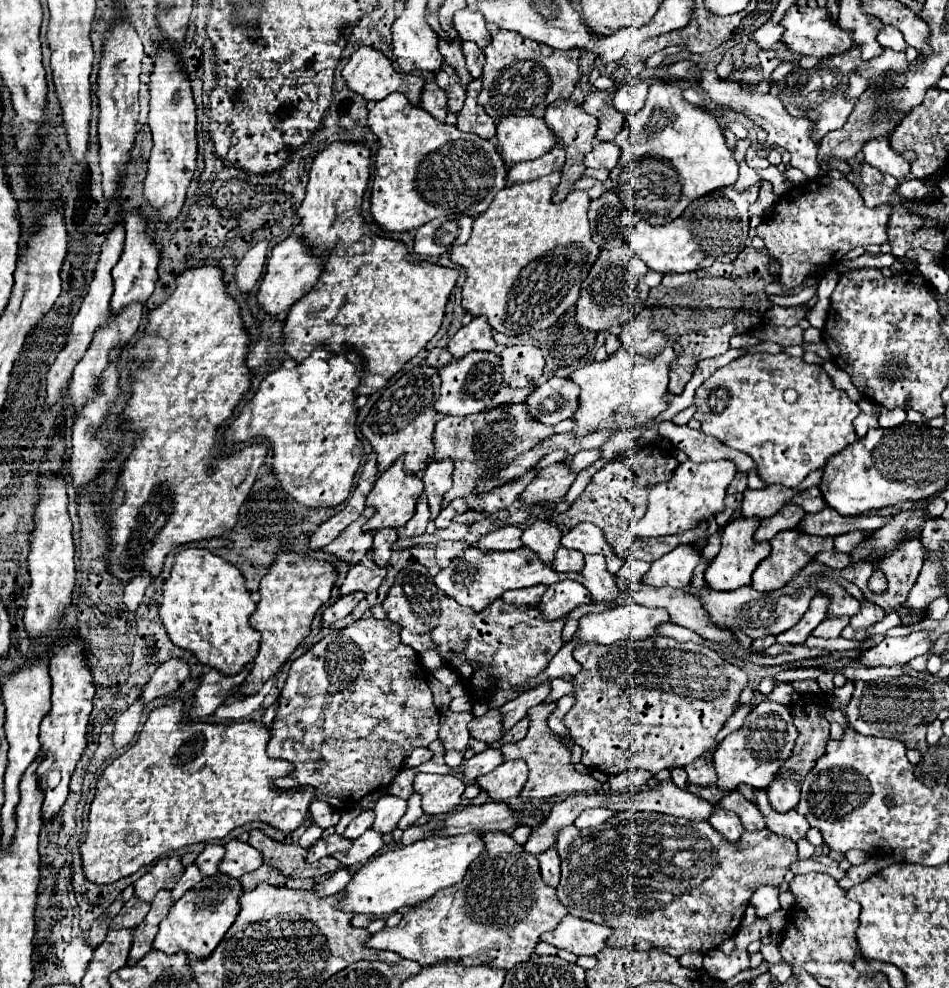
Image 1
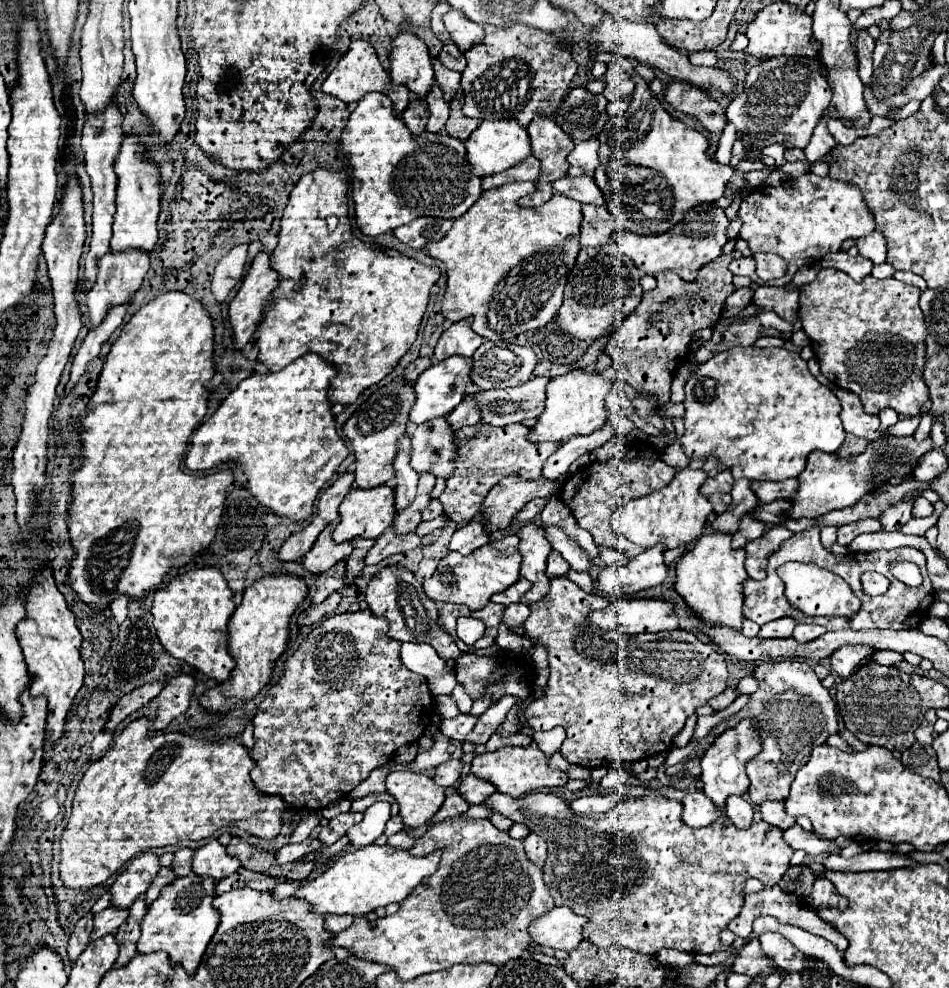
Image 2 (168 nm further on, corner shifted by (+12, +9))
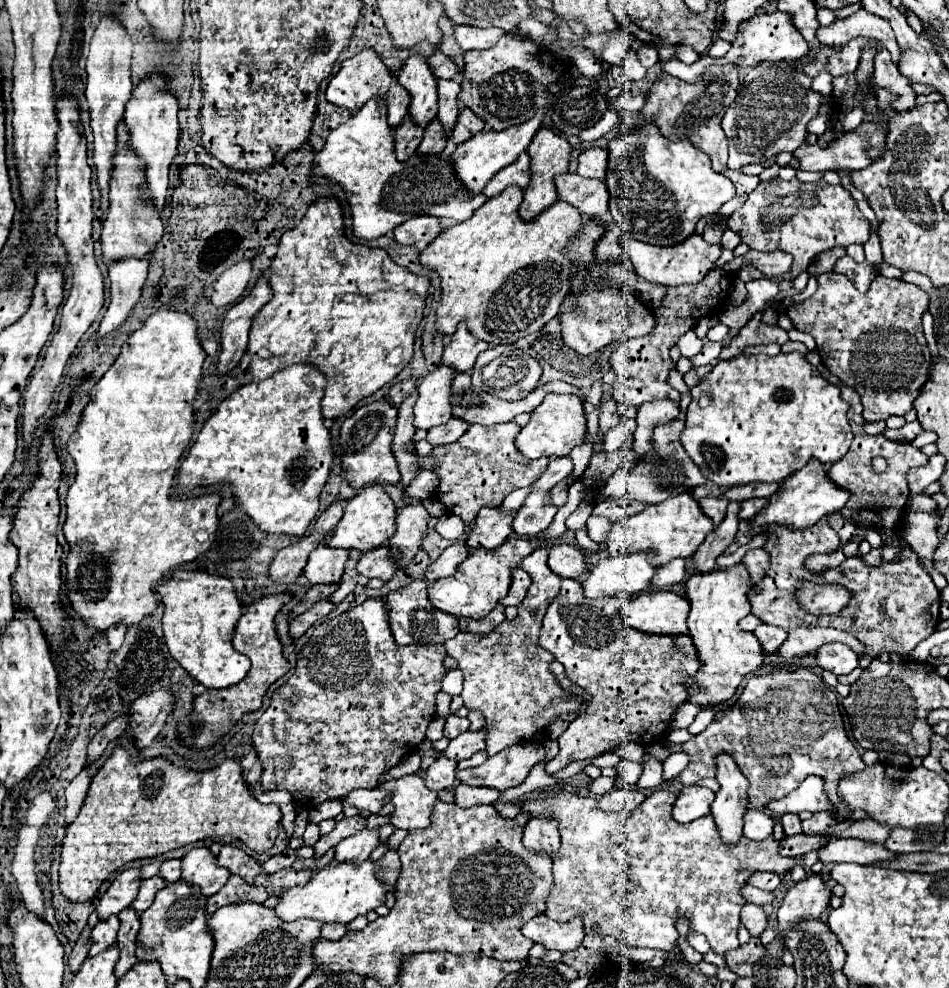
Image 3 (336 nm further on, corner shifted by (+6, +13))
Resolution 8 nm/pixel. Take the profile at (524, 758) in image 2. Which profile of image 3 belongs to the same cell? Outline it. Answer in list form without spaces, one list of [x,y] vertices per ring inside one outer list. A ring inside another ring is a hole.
[[[514,744],[496,756],[490,756],[484,764],[468,770],[458,770],[456,778],[472,788],[496,788],[500,792],[520,786],[528,772],[544,760],[542,746]]]

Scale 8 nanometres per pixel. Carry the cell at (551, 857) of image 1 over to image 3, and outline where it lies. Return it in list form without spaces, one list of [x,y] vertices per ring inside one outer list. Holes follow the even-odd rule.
[[[532,816],[524,826],[522,842],[530,850],[544,850],[544,852],[552,854],[554,850],[558,850],[558,844],[560,844],[558,820],[556,818]]]

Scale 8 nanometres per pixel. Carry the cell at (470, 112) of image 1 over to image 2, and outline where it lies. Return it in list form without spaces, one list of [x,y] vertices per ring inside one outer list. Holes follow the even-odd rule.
[[[458,92],[452,102],[450,102],[450,118],[446,122],[446,132],[450,136],[456,136],[460,140],[468,140],[468,136],[476,130],[480,120],[468,118],[462,114],[462,104],[464,104],[464,92]]]

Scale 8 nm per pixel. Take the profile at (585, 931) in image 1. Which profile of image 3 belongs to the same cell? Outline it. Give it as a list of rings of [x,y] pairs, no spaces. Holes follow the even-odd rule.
[[[538,914],[528,920],[520,932],[536,944],[542,944],[546,950],[568,952],[582,944],[584,926],[582,916],[576,916],[570,922],[554,922],[546,914]]]

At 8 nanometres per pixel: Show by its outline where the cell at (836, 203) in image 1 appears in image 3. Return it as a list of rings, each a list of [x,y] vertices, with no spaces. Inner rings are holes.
[[[774,178],[770,182],[760,182],[754,192],[748,196],[746,204],[736,210],[730,220],[728,228],[734,230],[740,240],[758,252],[772,252],[782,250],[794,256],[790,272],[776,278],[780,280],[794,280],[800,272],[808,268],[814,256],[834,246],[850,246],[850,244],[866,244],[870,236],[870,224],[858,210],[854,198],[844,186],[832,186],[824,180],[820,182],[784,182]]]

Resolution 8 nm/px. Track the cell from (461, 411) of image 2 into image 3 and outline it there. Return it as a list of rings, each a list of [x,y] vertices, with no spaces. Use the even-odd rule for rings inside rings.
[[[450,418],[448,424],[442,424],[438,428],[430,428],[426,442],[430,446],[444,446],[444,444],[452,444],[456,442],[464,432],[468,430],[468,424],[462,424],[462,420],[454,420]]]

